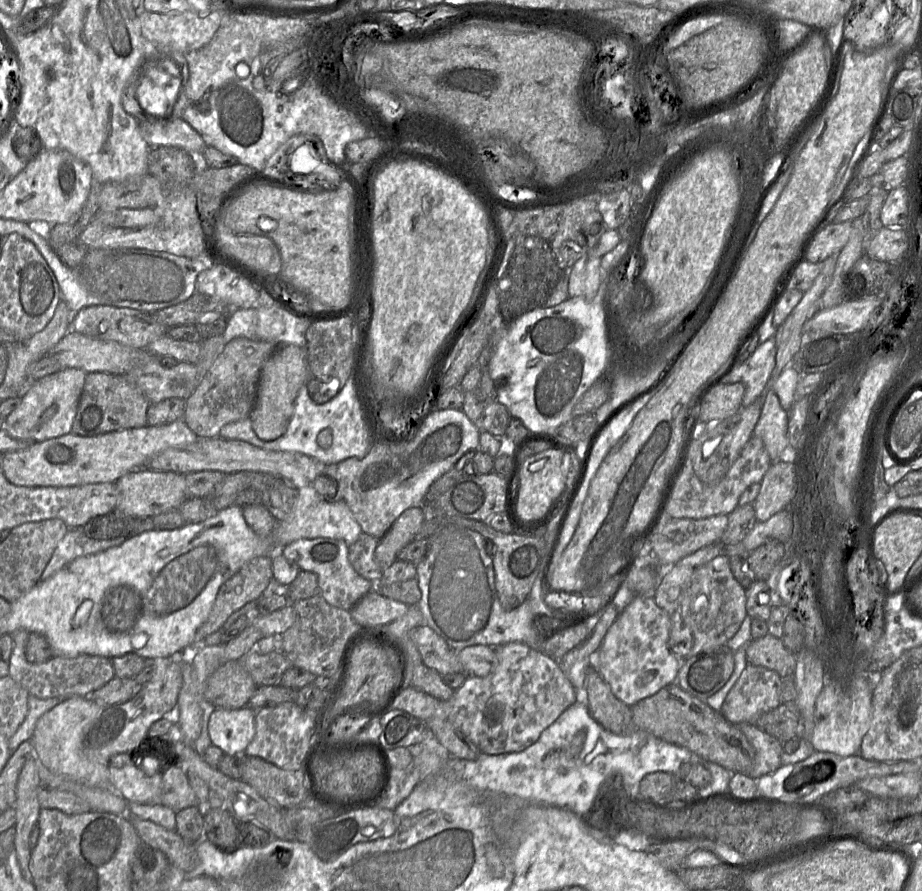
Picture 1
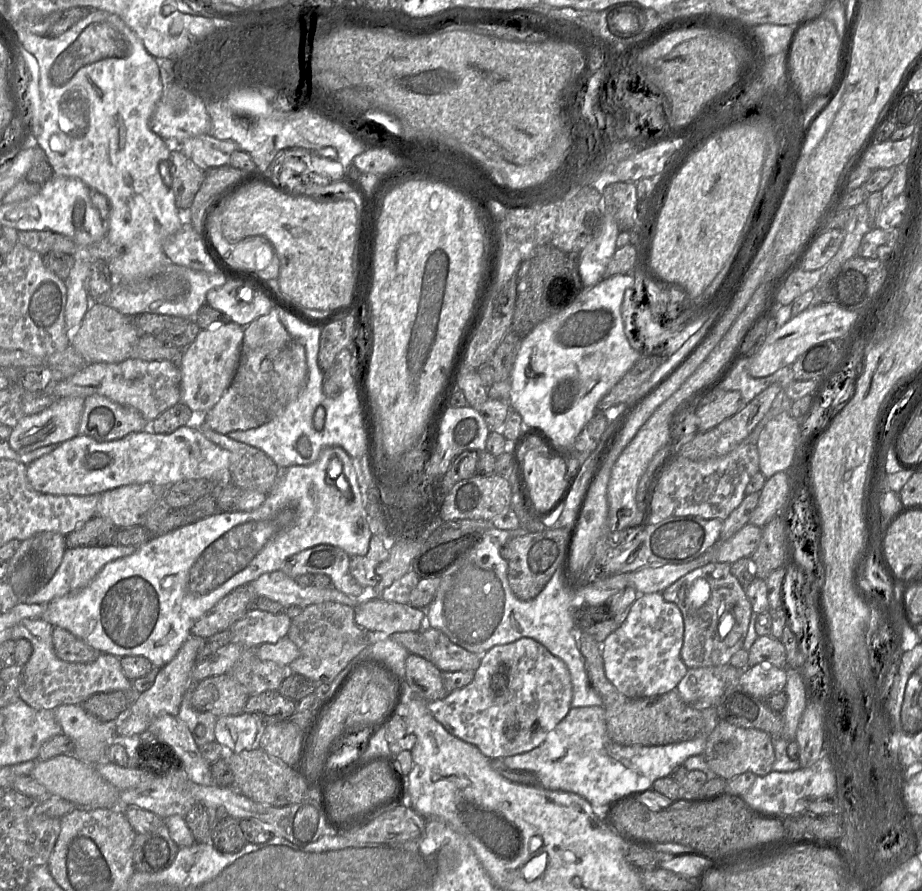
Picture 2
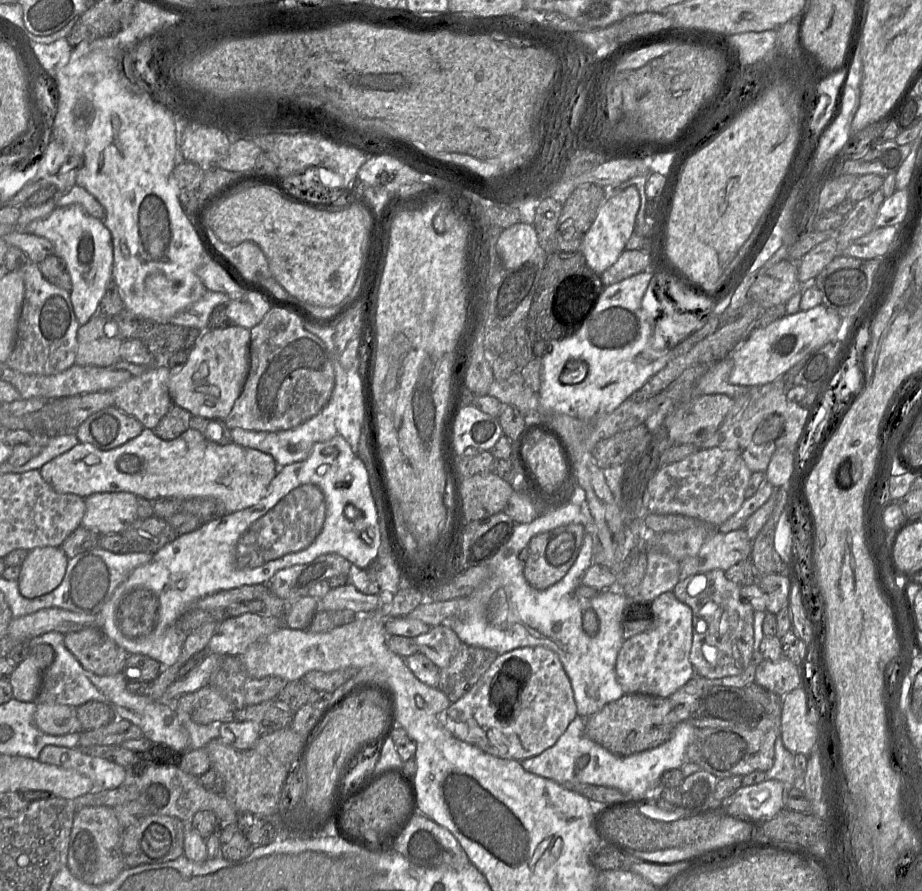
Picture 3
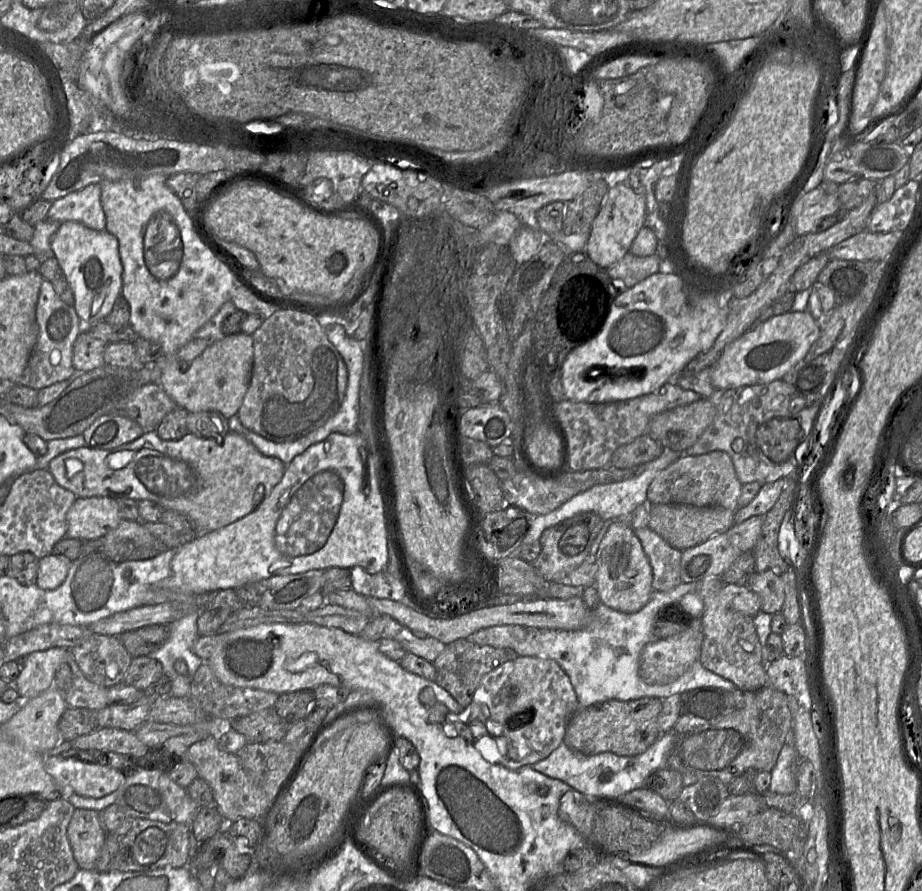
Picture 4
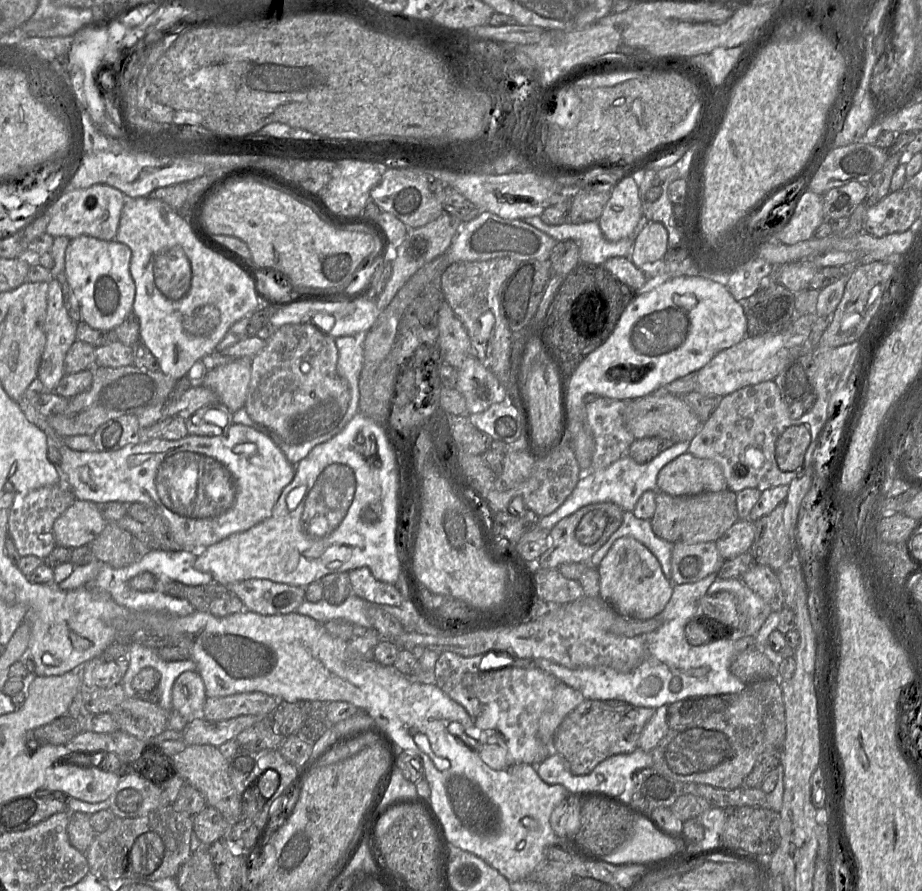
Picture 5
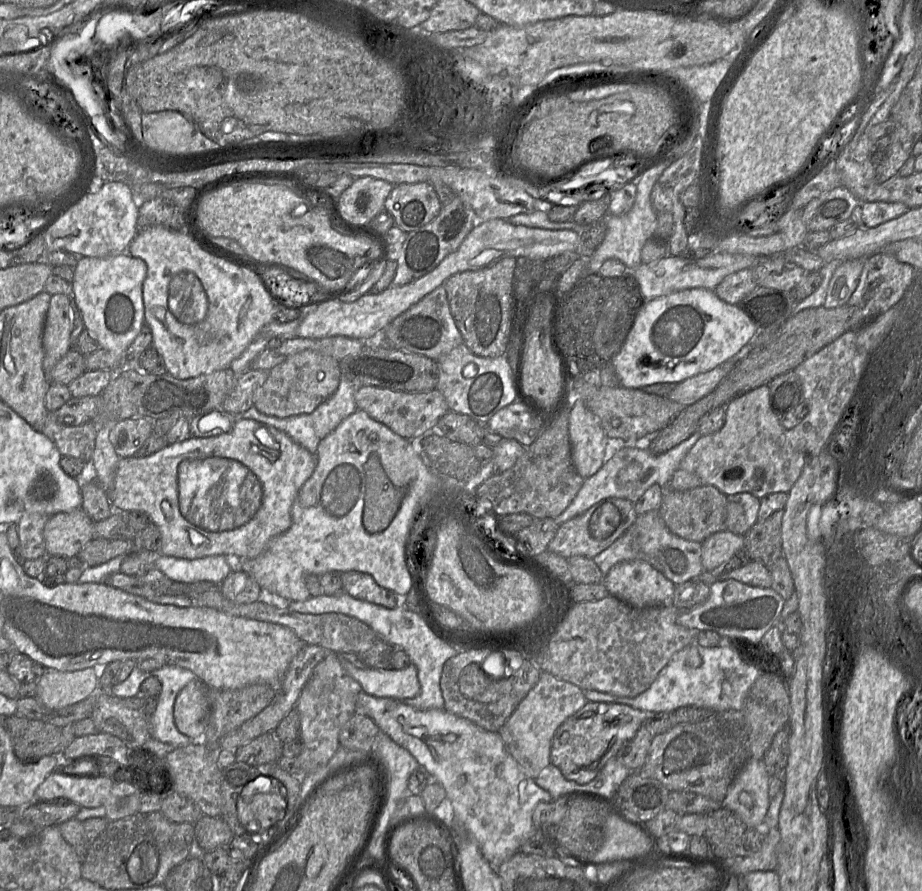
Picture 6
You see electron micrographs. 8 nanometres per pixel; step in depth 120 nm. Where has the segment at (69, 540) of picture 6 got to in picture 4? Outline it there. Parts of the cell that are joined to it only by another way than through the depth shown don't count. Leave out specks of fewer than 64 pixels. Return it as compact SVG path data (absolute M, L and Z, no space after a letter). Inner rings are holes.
M76 498L66 514L69 538L87 541L104 537L122 522L116 498Z

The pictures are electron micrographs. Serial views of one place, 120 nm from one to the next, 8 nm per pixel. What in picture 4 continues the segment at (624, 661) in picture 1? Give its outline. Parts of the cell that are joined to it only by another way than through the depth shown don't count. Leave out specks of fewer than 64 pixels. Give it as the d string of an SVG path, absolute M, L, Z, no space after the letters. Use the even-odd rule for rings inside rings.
M696 592L686 594L678 602L693 616L691 626L669 638L658 639L650 642L642 649L639 658L638 674L647 684L665 685L678 679L685 671L696 661L699 660L700 648L703 641L703 632L701 627L701 615L704 610L704 604Z

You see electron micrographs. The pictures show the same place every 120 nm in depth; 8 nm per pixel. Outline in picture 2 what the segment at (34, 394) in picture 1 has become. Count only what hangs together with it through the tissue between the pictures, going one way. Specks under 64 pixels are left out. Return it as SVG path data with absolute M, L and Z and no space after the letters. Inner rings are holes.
M66 397L59 399L37 414L22 415L12 427L8 443L17 453L26 454L43 446L70 440L79 435L78 427L83 408L84 398Z

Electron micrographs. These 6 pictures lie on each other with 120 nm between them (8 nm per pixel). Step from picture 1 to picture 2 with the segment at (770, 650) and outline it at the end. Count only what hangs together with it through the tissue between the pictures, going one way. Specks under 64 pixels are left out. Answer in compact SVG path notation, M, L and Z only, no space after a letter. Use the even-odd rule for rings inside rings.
M771 635L758 636L748 650L748 666L771 664L788 669L786 650L780 639Z

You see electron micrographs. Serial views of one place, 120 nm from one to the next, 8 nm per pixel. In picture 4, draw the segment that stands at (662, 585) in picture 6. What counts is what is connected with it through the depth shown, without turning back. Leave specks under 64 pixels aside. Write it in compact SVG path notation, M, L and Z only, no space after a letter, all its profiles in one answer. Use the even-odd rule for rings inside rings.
M628 522L611 523L597 551L596 564L598 570L594 585L601 603L624 613L635 613L647 604L653 592L652 568L641 542Z

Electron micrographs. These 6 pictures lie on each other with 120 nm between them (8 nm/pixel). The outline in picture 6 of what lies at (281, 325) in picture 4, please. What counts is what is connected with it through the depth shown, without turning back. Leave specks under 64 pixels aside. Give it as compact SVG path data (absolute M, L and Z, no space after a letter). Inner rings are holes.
M313 350L302 351L269 370L266 381L254 393L253 407L279 418L309 414L334 394L340 377L339 360Z

